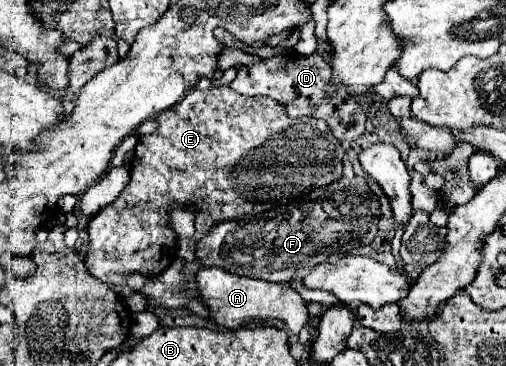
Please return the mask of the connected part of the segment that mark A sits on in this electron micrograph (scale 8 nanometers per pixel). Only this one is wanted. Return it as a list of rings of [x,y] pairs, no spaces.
[[[218,267],[200,269],[196,281],[202,295],[202,303],[208,305],[210,317],[222,327],[240,329],[240,327],[256,325],[262,321],[280,319],[294,335],[298,335],[300,329],[310,321],[308,301],[302,299],[302,295],[288,283],[270,283],[262,279],[238,277]]]

